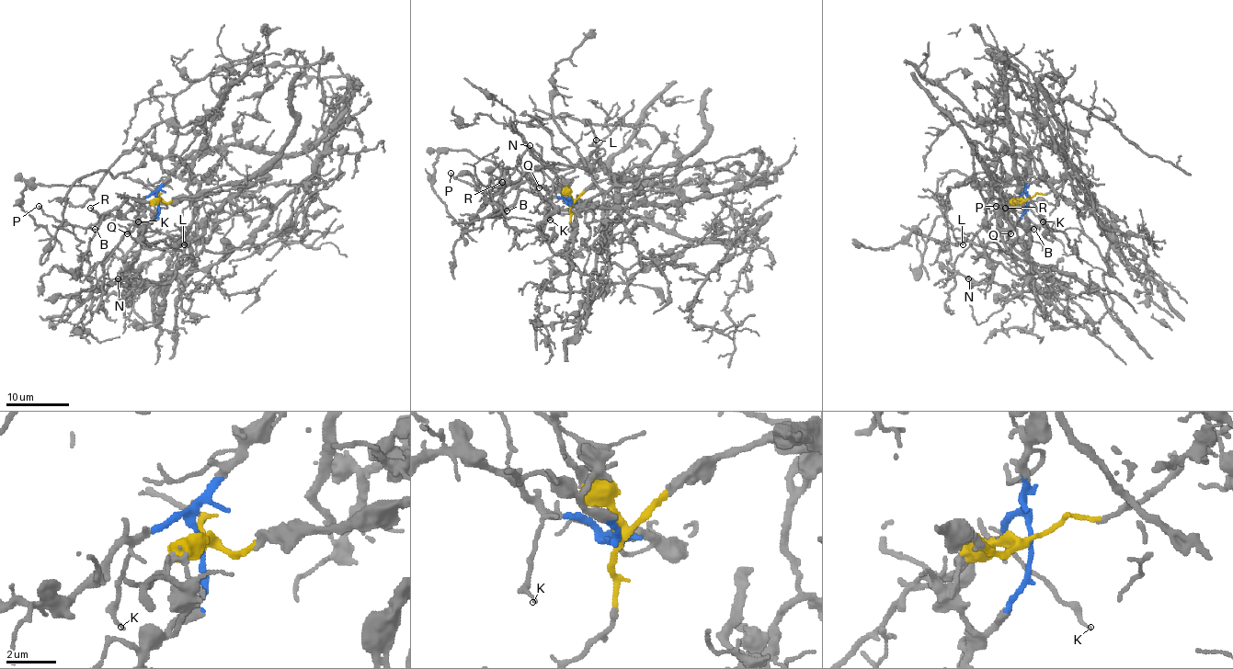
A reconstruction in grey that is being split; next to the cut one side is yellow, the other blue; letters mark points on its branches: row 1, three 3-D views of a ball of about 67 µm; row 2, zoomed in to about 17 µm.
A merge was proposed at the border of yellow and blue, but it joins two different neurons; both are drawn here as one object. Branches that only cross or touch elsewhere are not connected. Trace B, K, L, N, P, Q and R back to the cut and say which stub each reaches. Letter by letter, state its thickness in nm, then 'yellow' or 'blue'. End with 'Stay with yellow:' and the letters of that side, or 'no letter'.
B: 140 nm thick; blue
K: 140 nm thick; blue
L: 140 nm thick; yellow
N: 100 nm thick; yellow
P: 190 nm thick; blue
Q: 160 nm thick; blue
R: 120 nm thick; blue
Stay with yellow: L, N

